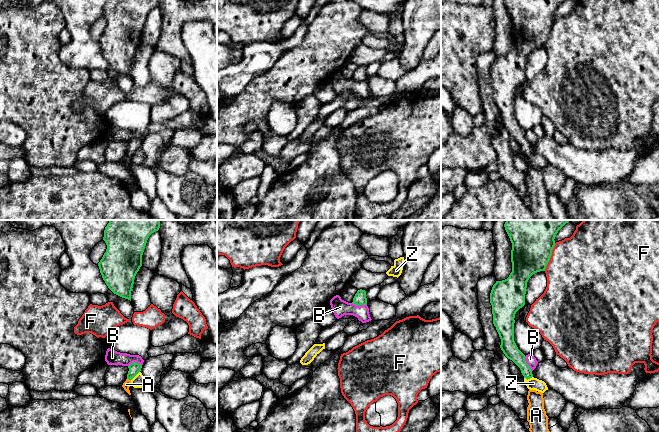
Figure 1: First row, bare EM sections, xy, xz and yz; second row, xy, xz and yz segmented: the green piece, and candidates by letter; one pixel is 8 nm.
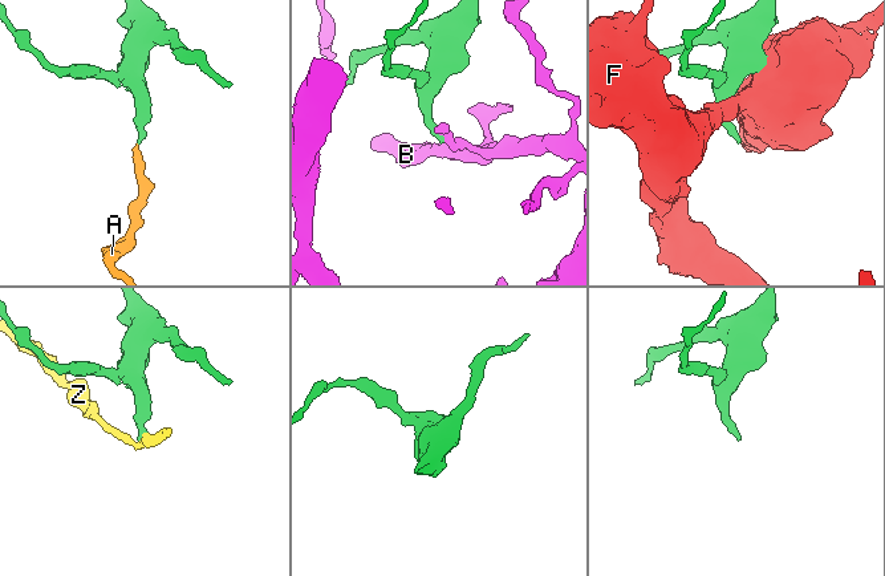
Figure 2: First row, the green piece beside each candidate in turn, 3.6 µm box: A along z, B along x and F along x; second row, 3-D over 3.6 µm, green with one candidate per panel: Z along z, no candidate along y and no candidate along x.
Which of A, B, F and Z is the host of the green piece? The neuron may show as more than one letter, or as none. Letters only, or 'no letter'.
A

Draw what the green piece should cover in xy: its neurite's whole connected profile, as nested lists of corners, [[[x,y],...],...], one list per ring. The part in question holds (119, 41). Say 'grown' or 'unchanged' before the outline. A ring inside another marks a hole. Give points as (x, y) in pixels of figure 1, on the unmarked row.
unchanged; [[[107,0],[103,13],[107,25],[98,42],[103,56],[114,70],[131,77],[134,55],[142,42],[147,16],[159,4],[160,0]]]

